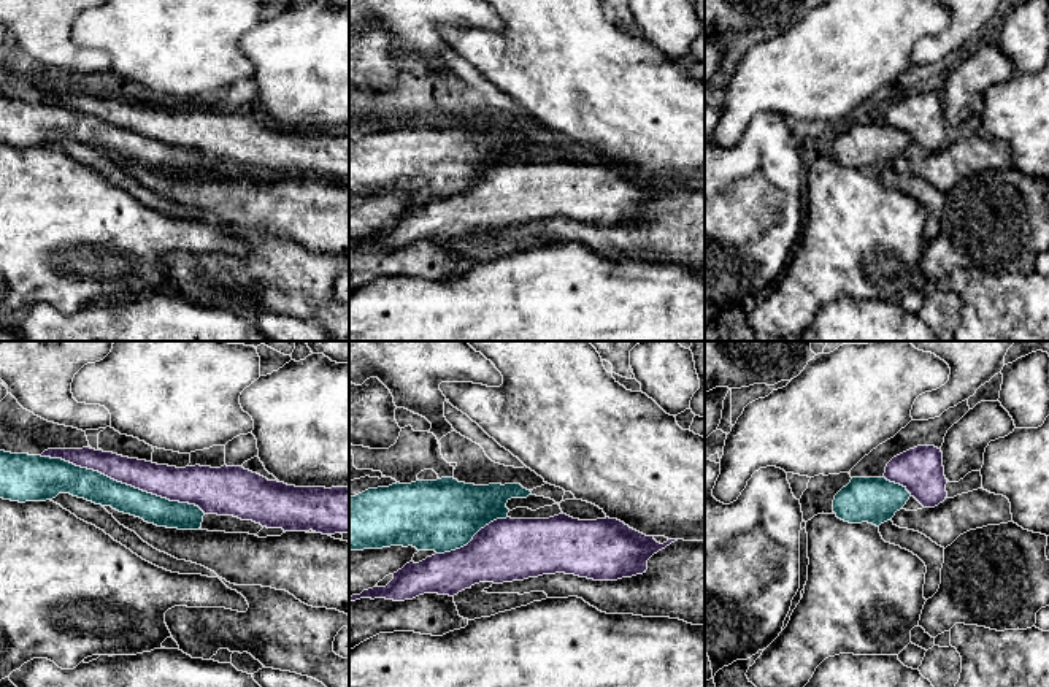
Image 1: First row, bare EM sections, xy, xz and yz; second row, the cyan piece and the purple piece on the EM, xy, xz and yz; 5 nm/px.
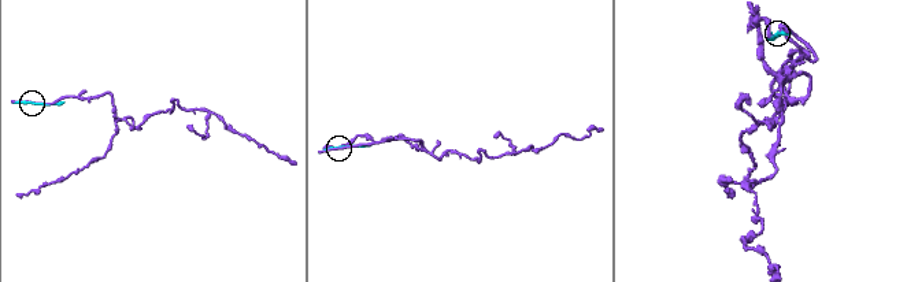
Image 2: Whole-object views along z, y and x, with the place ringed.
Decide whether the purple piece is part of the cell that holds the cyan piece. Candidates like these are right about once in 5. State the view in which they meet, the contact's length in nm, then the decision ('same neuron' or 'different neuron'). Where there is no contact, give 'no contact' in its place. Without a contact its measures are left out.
xy | 900 nm | different neuron

